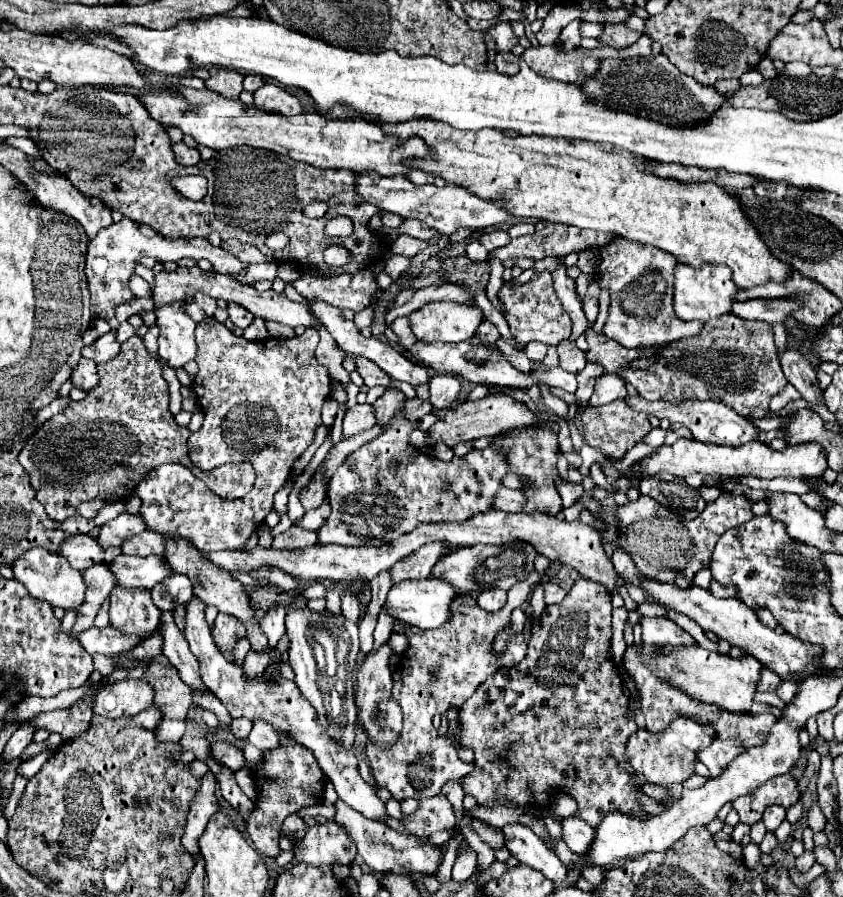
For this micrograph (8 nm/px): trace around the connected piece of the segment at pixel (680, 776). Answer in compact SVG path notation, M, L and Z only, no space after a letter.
M677 717L667 725L667 729L659 733L649 733L647 729L637 729L629 741L627 741L627 763L633 769L635 779L631 779L633 785L643 783L655 783L655 785L671 785L671 783L683 783L687 777L693 775L693 765L699 761L697 753L699 749L705 749L715 739L715 729L709 725L697 723L689 717Z

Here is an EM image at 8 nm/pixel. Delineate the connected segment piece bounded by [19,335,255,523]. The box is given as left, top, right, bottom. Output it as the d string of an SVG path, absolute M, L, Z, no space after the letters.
M133 335L121 345L119 355L107 363L99 363L97 371L101 383L85 399L71 401L71 405L67 405L59 415L51 417L51 421L47 421L33 437L29 437L23 451L19 453L19 463L31 475L31 485L37 493L37 499L53 521L61 523L69 517L75 517L75 507L83 501L127 501L135 493L135 487L143 481L143 477L161 463L181 463L189 467L195 477L199 477L207 485L207 489L211 489L221 499L239 499L253 489L255 471L249 463L221 465L207 473L191 463L187 451L187 439L191 431L177 425L175 417L169 413L169 393L167 383L161 375L161 365L147 353L143 339Z

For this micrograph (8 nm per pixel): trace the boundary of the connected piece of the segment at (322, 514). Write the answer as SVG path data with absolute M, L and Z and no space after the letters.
M323 501L323 505L319 509L313 509L313 511L307 511L305 517L297 523L299 527L303 529L309 529L309 531L319 531L323 527L323 521L327 521L327 517L331 515L331 507L329 507L329 501Z

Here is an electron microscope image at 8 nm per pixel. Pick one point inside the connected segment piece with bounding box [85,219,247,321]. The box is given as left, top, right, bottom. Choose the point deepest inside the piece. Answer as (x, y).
(111, 258)

